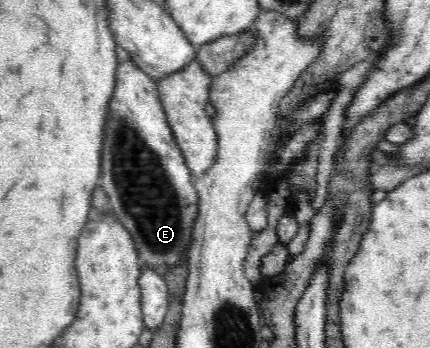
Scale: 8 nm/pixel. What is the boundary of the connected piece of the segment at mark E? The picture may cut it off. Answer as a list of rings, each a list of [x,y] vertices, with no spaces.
[[[131,59],[116,66],[114,94],[110,98],[106,116],[108,120],[104,130],[106,136],[98,184],[106,191],[115,218],[125,226],[133,238],[133,245],[142,267],[149,266],[162,274],[162,268],[176,268],[182,262],[182,258],[189,253],[193,238],[192,230],[198,216],[198,191],[194,188],[194,178],[166,120],[157,82],[142,72]]]

